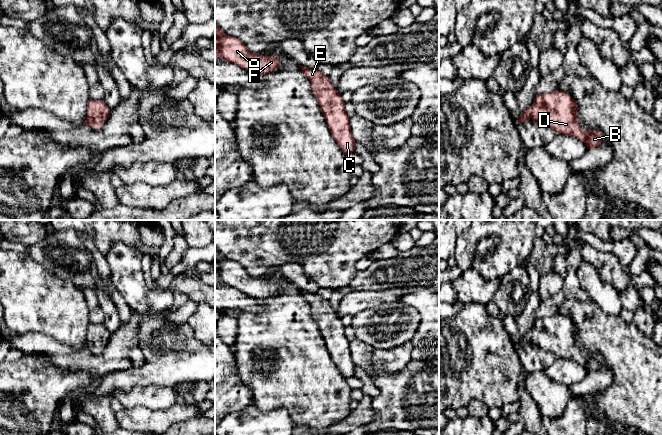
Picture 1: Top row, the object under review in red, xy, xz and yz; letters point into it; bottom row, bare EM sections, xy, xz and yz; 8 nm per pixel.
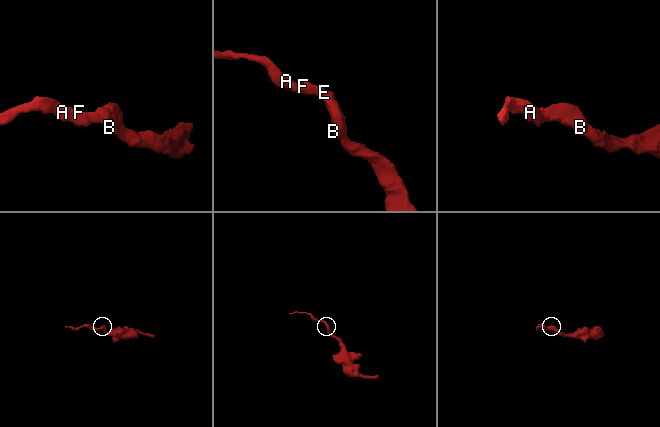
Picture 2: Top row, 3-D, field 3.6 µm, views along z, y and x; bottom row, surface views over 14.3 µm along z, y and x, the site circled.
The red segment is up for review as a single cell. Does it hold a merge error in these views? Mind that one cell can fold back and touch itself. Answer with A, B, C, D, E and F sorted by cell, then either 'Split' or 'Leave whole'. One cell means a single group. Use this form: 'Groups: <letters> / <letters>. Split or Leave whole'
Groups: A B C D E F. Leave whole

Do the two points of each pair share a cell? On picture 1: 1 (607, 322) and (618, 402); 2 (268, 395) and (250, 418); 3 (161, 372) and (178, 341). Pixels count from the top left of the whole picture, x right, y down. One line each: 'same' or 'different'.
1: same
2: different
3: same

